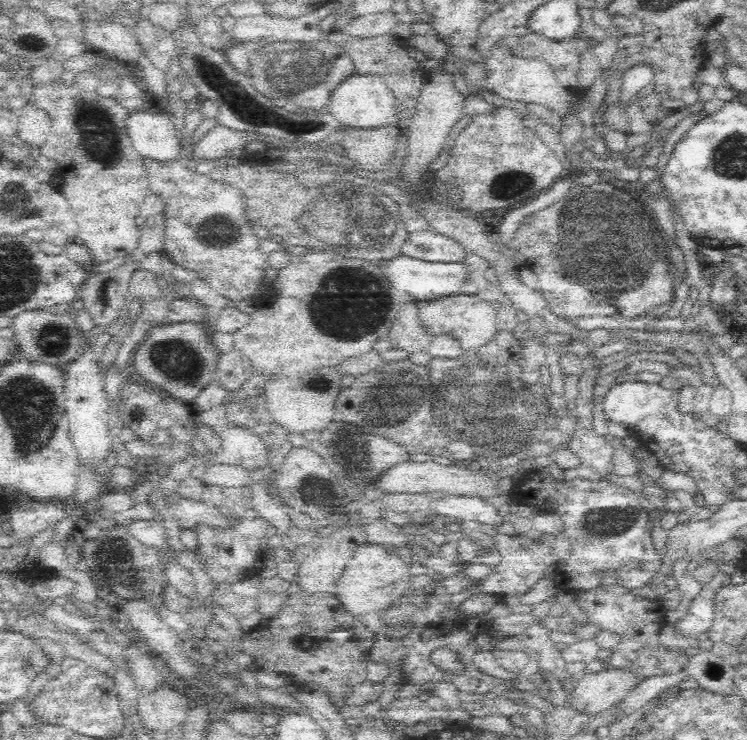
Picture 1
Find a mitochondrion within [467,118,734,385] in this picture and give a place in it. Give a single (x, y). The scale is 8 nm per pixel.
(602, 229)

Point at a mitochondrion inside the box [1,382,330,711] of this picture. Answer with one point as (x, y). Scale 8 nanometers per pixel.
(313, 489)

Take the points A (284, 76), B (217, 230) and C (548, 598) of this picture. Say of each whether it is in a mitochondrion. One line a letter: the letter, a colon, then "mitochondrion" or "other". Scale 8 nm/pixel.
A: mitochondrion
B: mitochondrion
C: other

